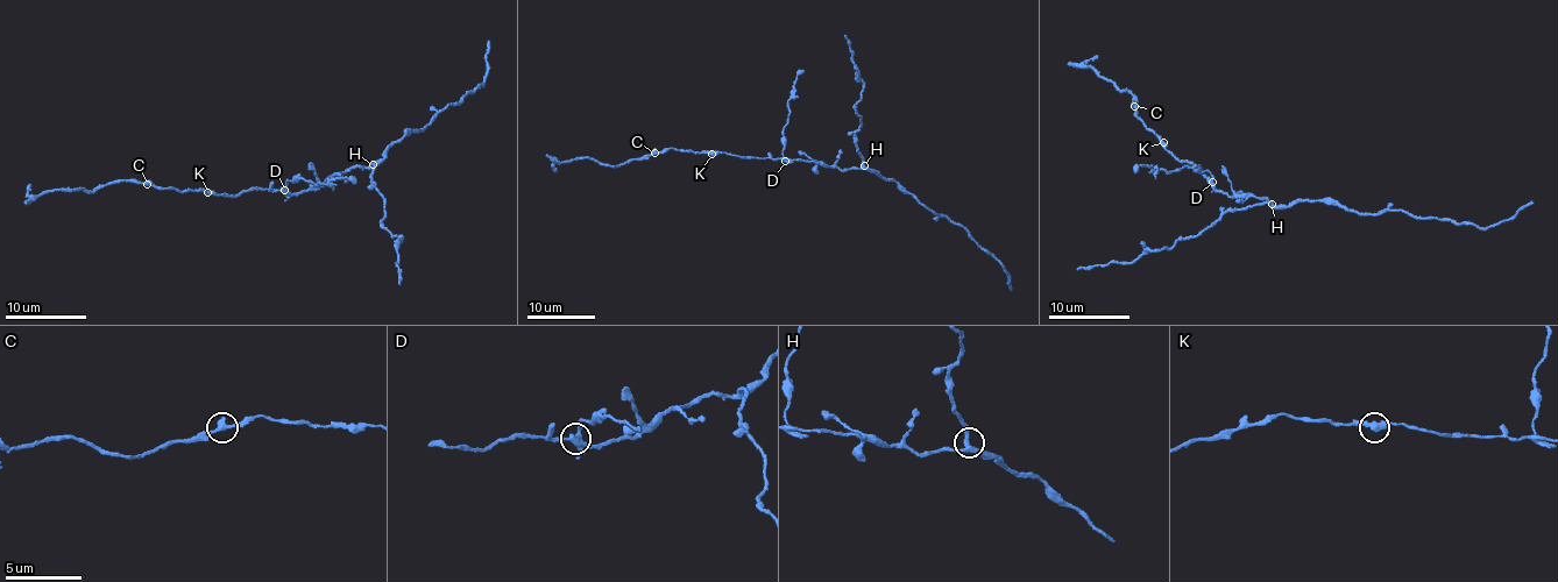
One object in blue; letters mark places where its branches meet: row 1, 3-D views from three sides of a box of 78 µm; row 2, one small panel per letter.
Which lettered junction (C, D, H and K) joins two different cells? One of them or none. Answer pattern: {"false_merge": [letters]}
{"false_merge": ["D"]}

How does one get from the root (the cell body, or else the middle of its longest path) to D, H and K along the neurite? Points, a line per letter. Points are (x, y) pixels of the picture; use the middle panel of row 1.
D: (820, 163), (798, 160), (786, 161)
H: (820, 163), (843, 170), (864, 165)
K: (820, 163), (770, 157), (743, 158), (724, 151), (712, 154)

